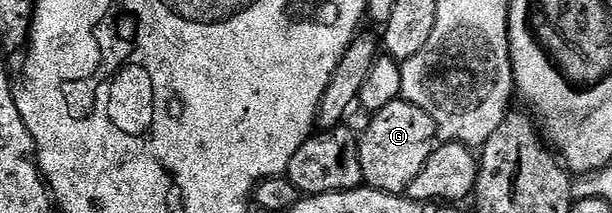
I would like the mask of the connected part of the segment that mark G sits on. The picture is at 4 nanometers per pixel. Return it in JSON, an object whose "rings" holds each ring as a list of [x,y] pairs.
{"rings":[[[403,98],[394,99],[389,105],[385,105],[385,109],[374,112],[368,119],[371,120],[368,121],[363,135],[361,131],[358,136],[363,182],[366,186],[381,193],[404,194],[409,189],[409,185],[413,185],[417,173],[421,173],[421,169],[425,169],[425,161],[429,161],[432,151],[437,146],[435,123],[423,109],[407,103]]]}

